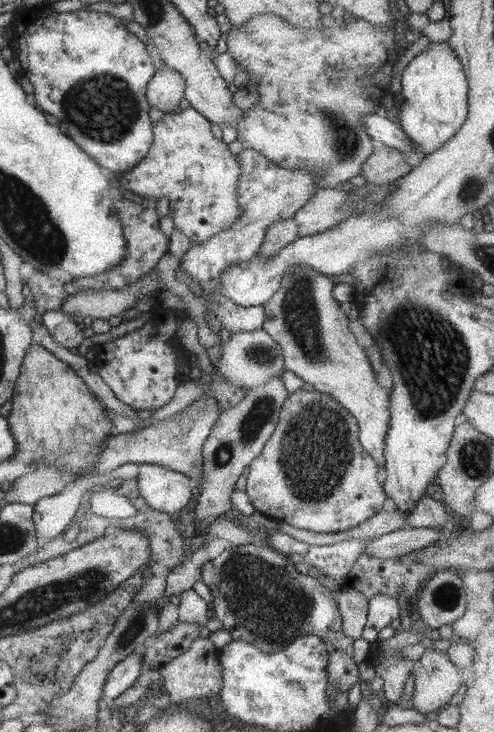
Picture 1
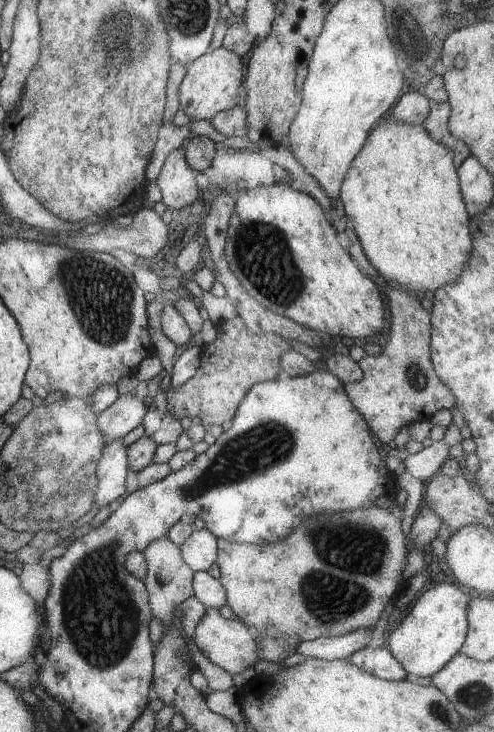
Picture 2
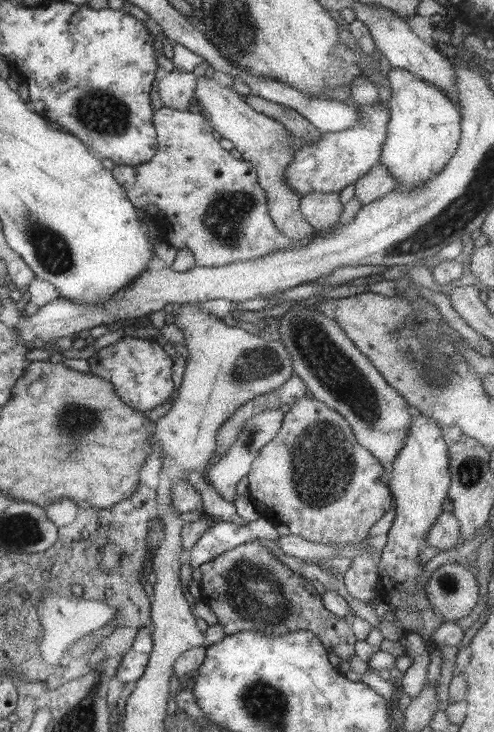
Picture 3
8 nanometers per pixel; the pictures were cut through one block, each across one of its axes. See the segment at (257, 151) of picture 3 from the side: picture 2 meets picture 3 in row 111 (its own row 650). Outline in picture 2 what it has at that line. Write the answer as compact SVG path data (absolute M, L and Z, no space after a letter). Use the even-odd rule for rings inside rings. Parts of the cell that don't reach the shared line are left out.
M205 608L204 616L194 631L195 647L200 649L212 664L221 666L232 676L243 672L250 666L254 667L261 660L257 654L256 644L259 636L258 631L240 621L224 618L219 610L214 608Z

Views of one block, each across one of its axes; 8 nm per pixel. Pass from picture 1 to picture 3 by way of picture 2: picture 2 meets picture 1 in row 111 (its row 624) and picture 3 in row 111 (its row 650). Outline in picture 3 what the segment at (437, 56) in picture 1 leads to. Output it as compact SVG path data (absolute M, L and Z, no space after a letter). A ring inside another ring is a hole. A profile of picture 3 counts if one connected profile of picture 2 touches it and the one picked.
M390 67L389 122L380 162L405 190L415 190L436 178L454 157L461 135L461 111L440 89L408 73Z

